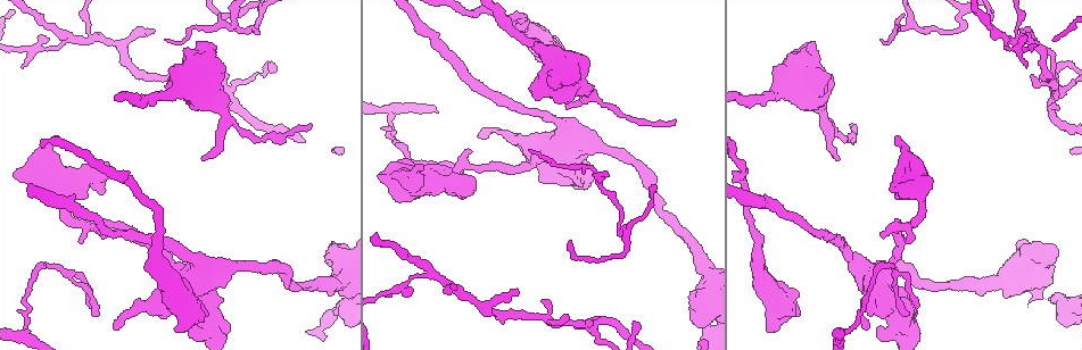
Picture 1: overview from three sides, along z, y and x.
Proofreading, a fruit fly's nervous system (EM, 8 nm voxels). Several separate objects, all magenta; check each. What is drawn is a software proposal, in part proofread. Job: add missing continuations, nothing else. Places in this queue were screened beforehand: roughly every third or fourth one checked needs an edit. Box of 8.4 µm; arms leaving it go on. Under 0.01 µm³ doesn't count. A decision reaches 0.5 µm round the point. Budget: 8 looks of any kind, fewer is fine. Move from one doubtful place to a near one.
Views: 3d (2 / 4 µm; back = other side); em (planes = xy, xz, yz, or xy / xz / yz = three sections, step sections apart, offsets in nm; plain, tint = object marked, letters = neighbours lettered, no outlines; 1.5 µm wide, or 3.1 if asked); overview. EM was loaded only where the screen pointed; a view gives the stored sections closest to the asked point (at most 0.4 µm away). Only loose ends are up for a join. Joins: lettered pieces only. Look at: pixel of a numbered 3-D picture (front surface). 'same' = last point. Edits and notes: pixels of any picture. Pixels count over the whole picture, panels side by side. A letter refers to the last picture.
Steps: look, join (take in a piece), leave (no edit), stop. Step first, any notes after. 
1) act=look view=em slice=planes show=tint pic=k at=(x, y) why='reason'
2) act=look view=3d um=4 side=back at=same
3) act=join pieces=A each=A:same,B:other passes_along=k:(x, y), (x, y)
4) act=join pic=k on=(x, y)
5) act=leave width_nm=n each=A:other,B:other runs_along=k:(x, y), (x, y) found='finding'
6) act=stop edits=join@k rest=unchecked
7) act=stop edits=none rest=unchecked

act=look view=3d um=4 pic=1 at=(517, 292) why='an open end'

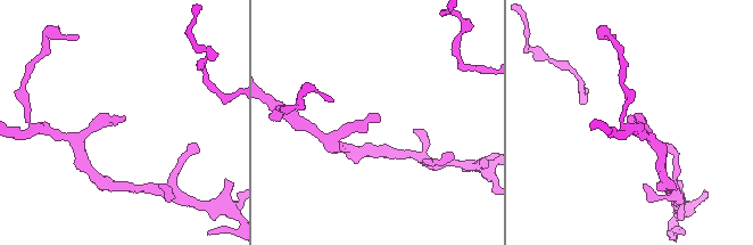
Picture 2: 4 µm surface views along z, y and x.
act=look view=em slice=xz step=4 show=letters pic=2 at=(375, 115) why='now the EM'

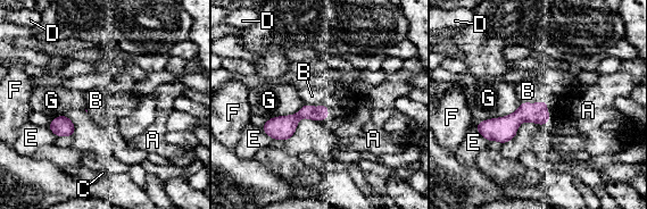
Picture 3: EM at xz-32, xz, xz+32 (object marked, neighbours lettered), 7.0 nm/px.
act=leave longest_contact=G:320nm each=A:other,B:other,C:other,D:other,E:other,F:other,G:other border=3:(544, 98), (537, 102), (522, 102) found='no lettered piece goes on from it'

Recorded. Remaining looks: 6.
act=look view=em slice=planes show=letters pic=1 at=(837, 159) why='tapers out'

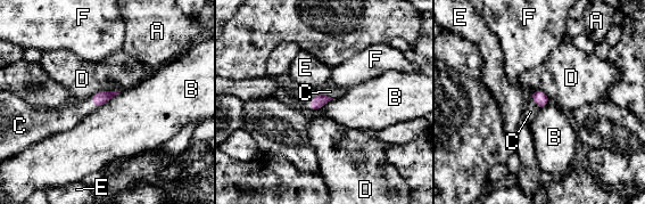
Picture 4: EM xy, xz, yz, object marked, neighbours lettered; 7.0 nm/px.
act=join pieces=C width_nm=90 each=A:other,B:other,C:same,D:other,E:other,F:other passes_along=4:(321, 99), (327, 96), (330, 91) found='it goes on there'

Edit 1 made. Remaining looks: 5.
act=look view=overview why='see it whole again'

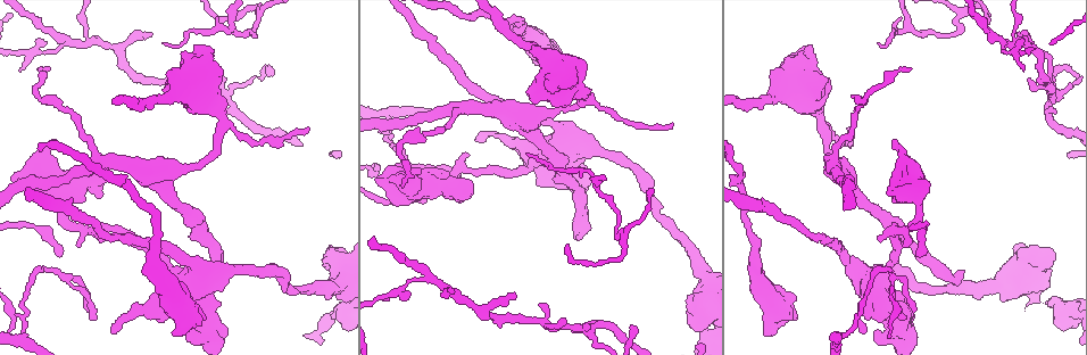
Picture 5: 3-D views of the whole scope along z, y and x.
act=look view=em slice=planes show=letters pic=5 at=(577, 235) why='branch stops here'

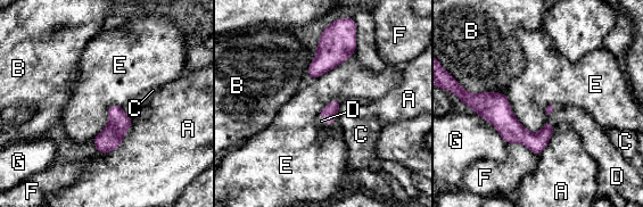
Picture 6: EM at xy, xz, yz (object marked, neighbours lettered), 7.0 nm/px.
act=join pieces=D each=A:other,B:other,C:other,D:same,E:other,F:other,G:other found='it goes on there'

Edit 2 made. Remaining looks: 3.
act=stop edits=join@4,join@6 rest=unchecked

